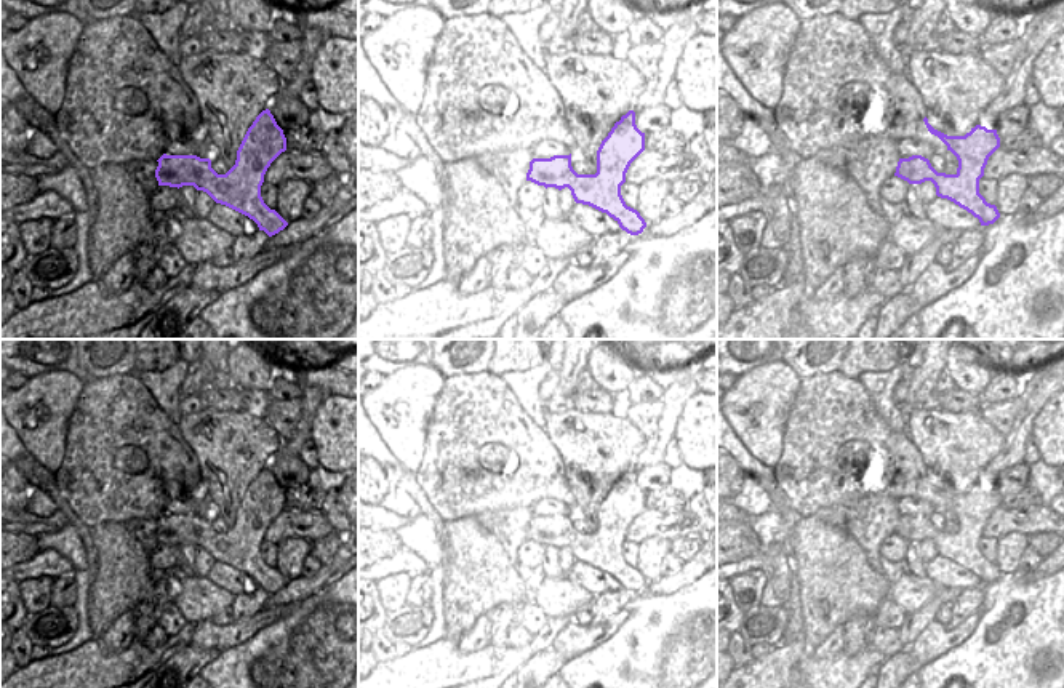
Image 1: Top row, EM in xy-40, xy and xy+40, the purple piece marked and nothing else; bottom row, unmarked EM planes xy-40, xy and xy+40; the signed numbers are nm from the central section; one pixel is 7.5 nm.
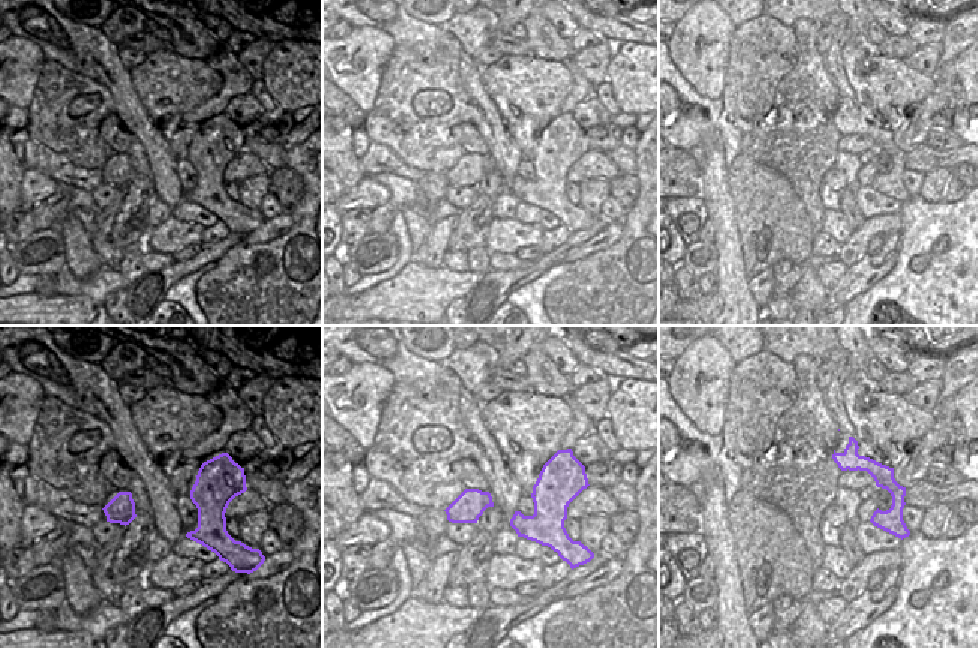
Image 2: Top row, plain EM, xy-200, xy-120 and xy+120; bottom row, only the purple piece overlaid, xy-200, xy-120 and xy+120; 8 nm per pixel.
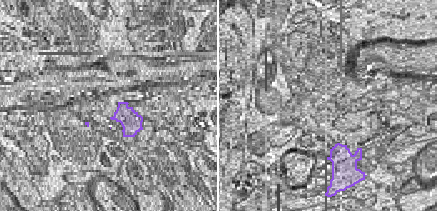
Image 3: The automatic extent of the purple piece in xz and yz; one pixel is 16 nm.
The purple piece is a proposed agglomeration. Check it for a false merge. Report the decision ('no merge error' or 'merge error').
no merge error

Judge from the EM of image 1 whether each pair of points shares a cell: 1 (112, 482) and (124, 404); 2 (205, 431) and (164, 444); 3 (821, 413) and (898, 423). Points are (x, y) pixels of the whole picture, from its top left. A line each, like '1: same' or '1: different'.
1: same
2: different
3: different

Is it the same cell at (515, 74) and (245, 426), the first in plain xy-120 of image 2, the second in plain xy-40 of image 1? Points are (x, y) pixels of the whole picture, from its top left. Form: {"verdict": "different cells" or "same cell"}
{"verdict": "same cell"}

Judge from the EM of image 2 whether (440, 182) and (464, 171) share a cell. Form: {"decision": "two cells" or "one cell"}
{"decision": "two cells"}

